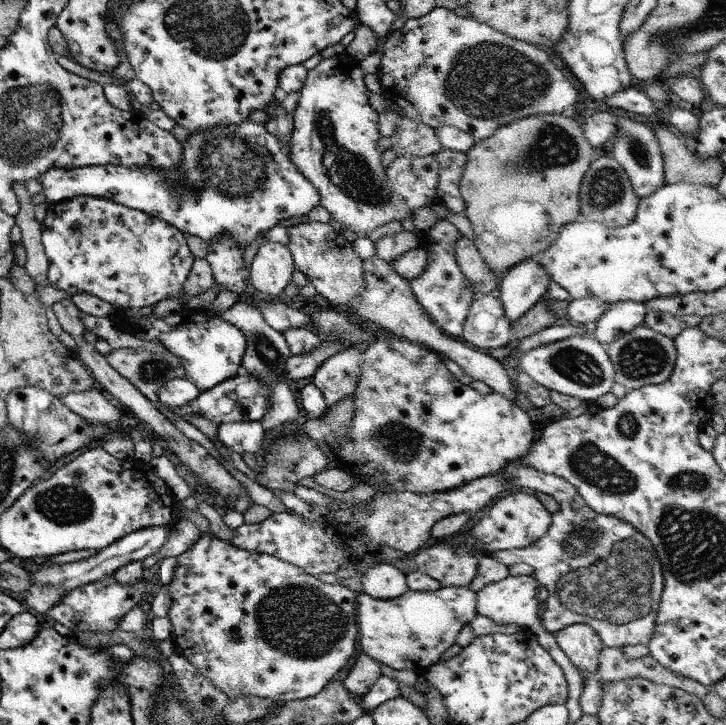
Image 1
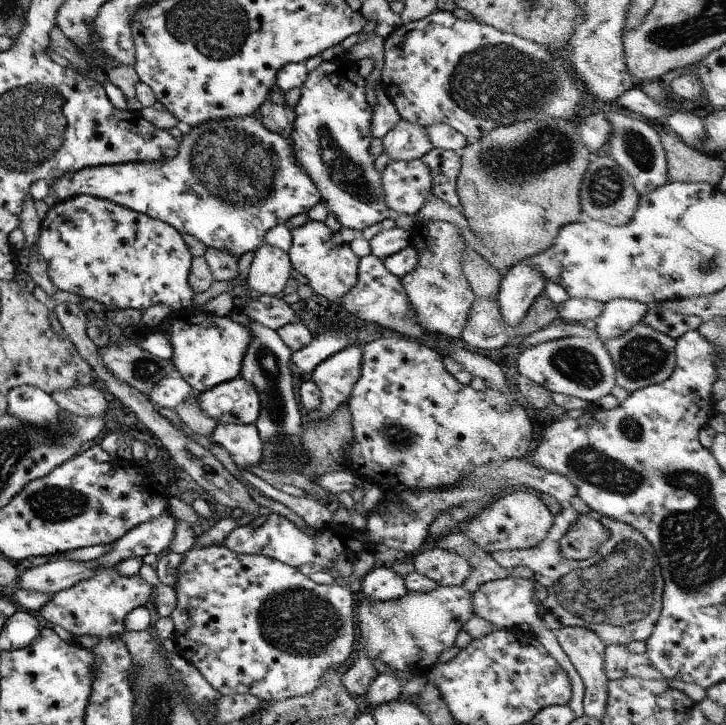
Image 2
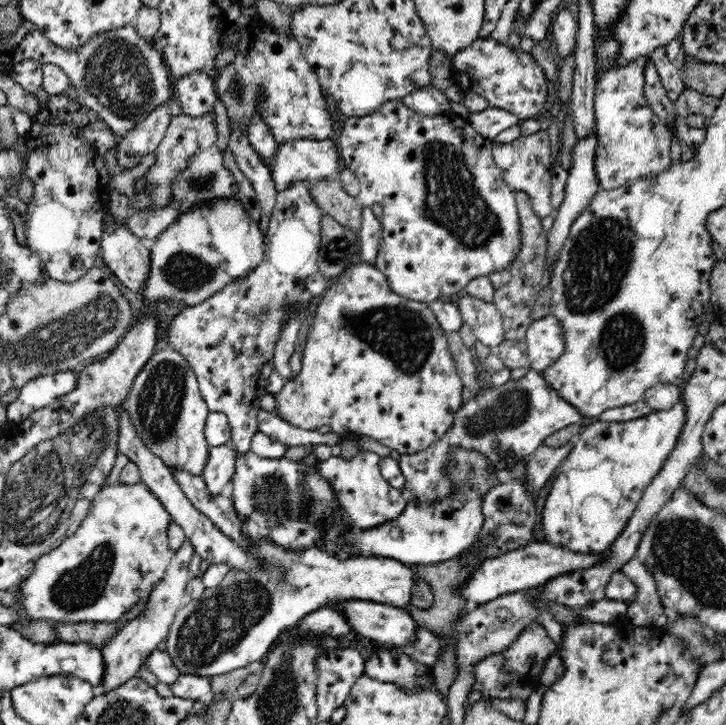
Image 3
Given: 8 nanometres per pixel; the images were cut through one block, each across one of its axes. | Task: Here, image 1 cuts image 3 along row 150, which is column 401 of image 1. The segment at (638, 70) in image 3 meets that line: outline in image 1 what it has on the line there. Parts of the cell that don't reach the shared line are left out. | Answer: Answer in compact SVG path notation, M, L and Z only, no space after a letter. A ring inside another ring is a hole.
M439 587L434 591L412 591L393 600L356 595L357 649L378 664L395 670L424 673L455 643L457 632L476 616L476 596L469 587Z

